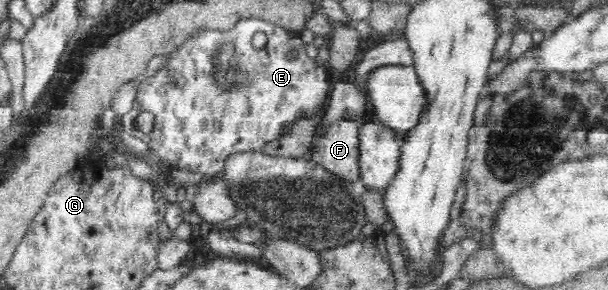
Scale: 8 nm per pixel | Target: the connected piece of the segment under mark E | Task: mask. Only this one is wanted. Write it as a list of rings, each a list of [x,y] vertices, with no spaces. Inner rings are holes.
[[[263,18],[239,19],[234,27],[227,32],[221,32],[219,29],[207,29],[206,27],[199,28],[177,49],[167,54],[167,61],[165,61],[165,65],[159,71],[155,71],[151,77],[145,77],[142,82],[137,82],[133,107],[131,107],[127,114],[121,117],[121,131],[125,131],[125,133],[140,139],[148,146],[149,151],[157,154],[157,157],[161,158],[161,160],[169,162],[173,168],[189,169],[189,171],[195,172],[199,177],[206,174],[220,176],[224,167],[227,166],[227,161],[231,160],[231,157],[239,153],[248,153],[248,151],[260,152],[263,145],[274,140],[280,140],[283,135],[283,125],[287,121],[295,121],[295,119],[299,120],[302,118],[310,119],[320,112],[329,91],[331,83],[330,72],[327,67],[315,64],[315,61],[307,55],[305,47],[307,47],[307,44],[301,40],[298,34],[292,30],[283,29],[283,26],[275,25],[274,22],[268,22]],[[257,31],[263,31],[265,37],[267,37],[267,43],[262,49],[256,49],[252,45],[252,35]],[[143,113],[153,113],[153,129],[149,133],[143,133],[139,129],[139,117]]]

